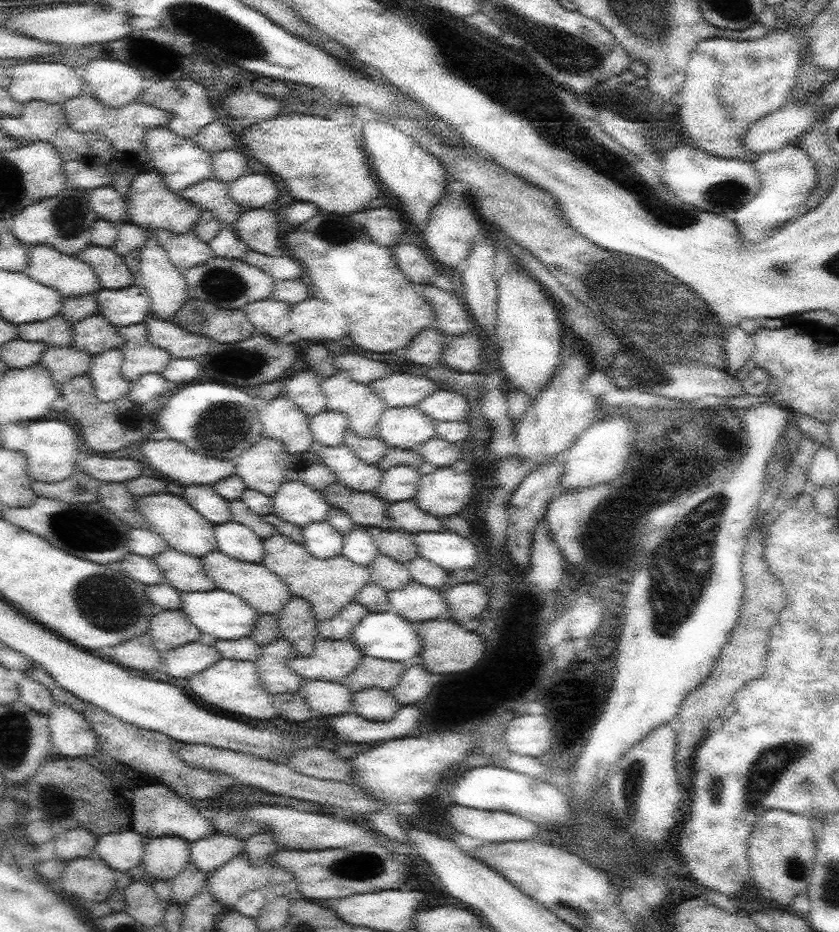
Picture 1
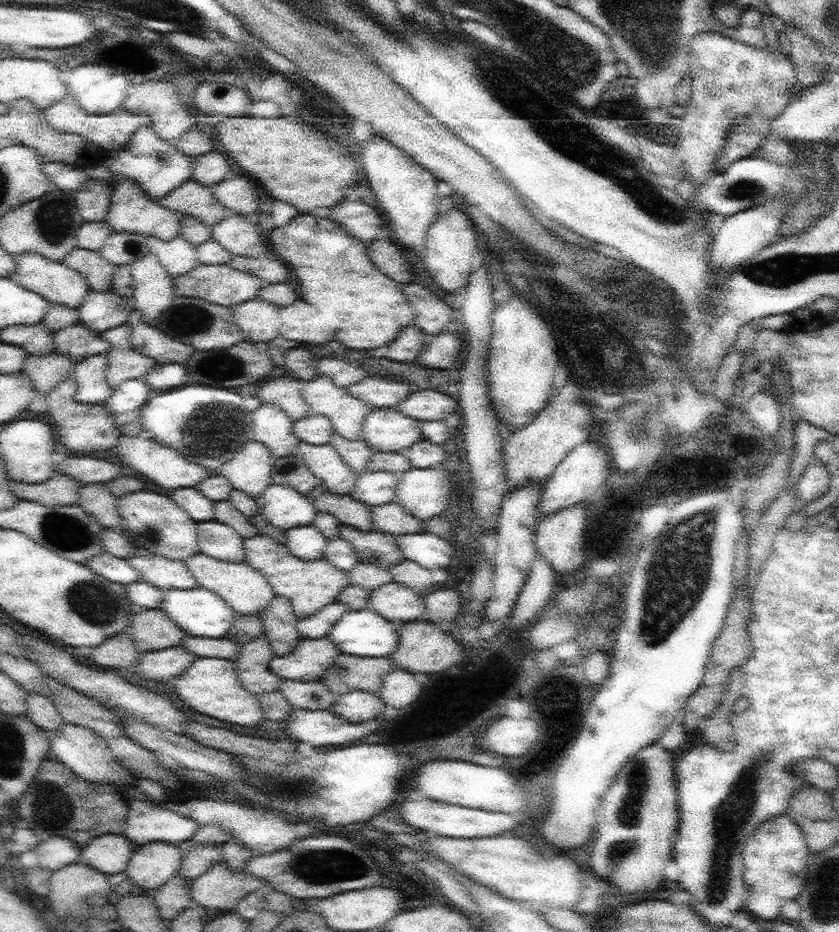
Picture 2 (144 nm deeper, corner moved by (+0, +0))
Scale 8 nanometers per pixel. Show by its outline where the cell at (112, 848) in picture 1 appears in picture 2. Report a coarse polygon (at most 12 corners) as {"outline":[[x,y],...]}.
{"outline":[[123,834],[93,838],[77,858],[103,874],[123,874],[135,844]]}

